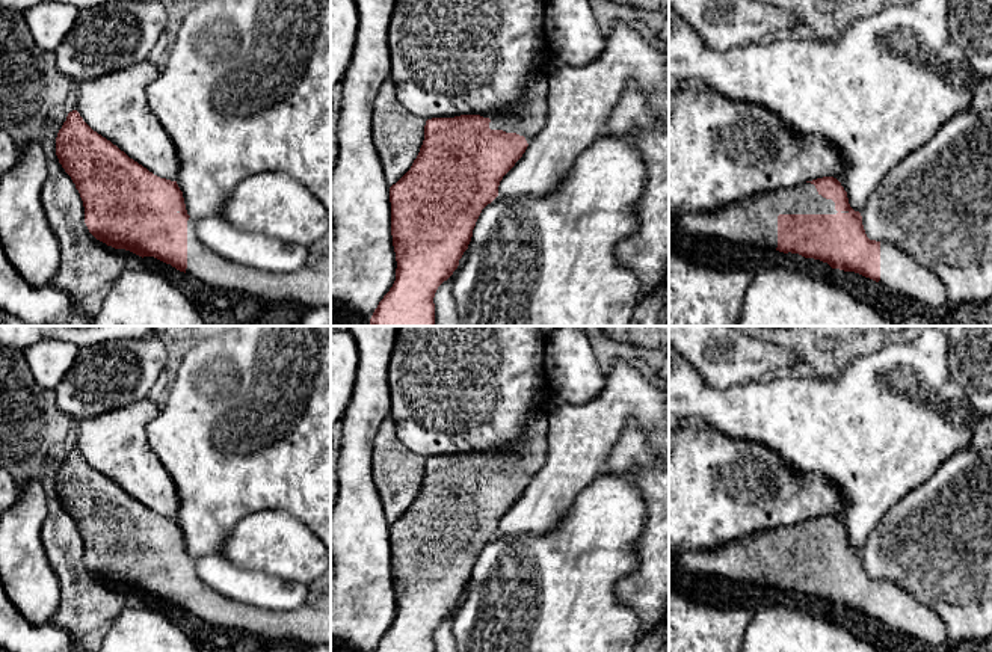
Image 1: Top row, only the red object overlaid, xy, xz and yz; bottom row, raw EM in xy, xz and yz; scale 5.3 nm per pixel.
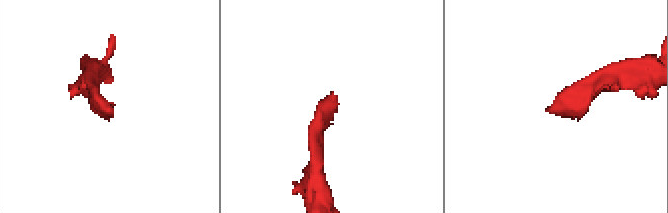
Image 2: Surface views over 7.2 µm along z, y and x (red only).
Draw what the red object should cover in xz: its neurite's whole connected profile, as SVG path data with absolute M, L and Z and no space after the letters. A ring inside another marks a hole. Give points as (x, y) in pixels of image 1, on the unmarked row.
M550 386L539 392L519 450L501 454L432 456L411 507L390 525L396 619L373 652L435 652L438 625L459 604L482 548L498 534L503 515L547 460Z

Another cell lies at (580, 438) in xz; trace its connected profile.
M616 361L605 371L602 391L586 403L572 403L551 391L547 404L547 460L522 495L503 515L498 534L547 534L559 527L577 497L608 471L608 457L622 430L633 421L646 433L658 457L657 465L636 468L627 478L636 484L646 506L646 524L636 542L637 570L615 586L616 598L639 617L639 638L651 632L669 611L669 392L652 382L640 365Z

